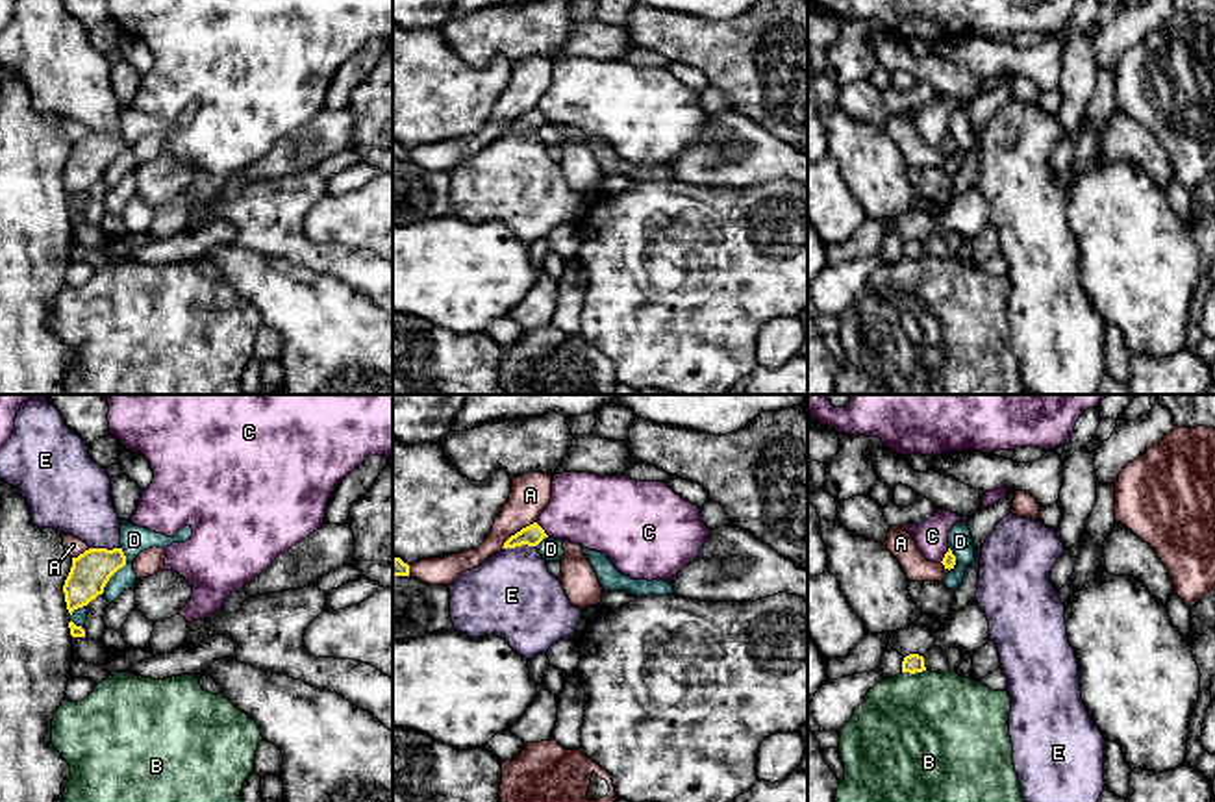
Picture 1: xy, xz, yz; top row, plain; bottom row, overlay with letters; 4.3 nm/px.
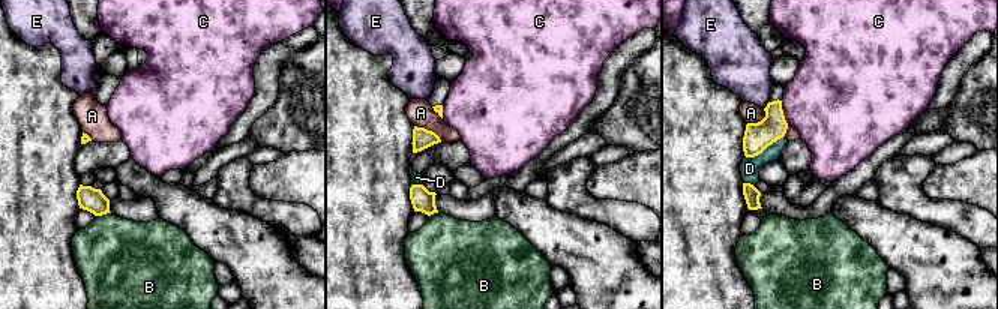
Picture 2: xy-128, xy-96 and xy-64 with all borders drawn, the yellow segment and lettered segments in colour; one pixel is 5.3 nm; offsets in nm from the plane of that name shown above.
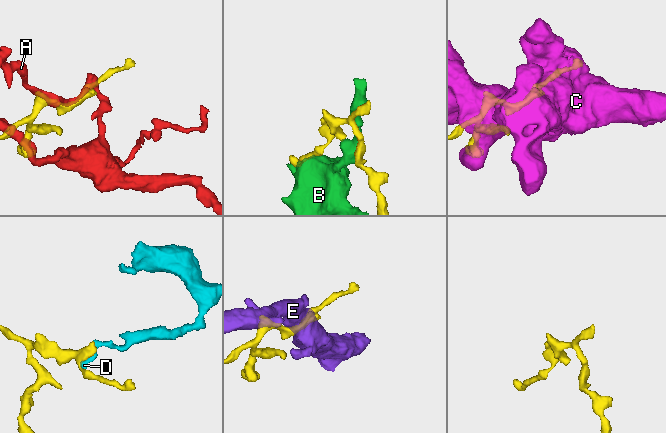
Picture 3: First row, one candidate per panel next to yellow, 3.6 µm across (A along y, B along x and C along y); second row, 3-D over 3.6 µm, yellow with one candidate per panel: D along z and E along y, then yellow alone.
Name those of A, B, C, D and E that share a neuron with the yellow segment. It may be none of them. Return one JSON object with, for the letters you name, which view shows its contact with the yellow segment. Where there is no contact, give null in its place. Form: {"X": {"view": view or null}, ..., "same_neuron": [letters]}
{"same_neuron": []}

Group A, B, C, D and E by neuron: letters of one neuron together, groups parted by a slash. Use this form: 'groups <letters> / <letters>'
groups A / B / C / D / E

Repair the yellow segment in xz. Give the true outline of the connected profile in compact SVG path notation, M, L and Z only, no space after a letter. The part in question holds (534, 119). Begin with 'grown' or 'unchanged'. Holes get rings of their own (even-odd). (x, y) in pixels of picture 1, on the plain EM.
unchanged; M533 107L511 120L502 133L515 133L522 130L537 132L545 122L548 122L545 115L537 107Z

